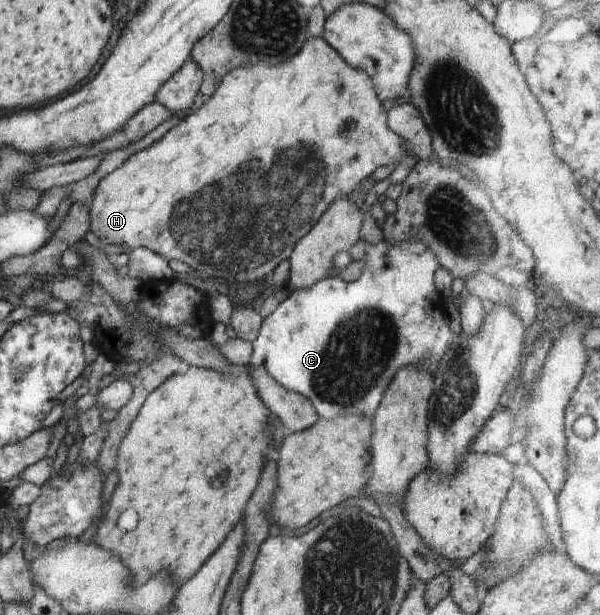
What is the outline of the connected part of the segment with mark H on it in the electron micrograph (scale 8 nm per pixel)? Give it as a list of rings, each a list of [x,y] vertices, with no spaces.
[[[310,35],[301,49],[291,57],[291,61],[287,60],[277,65],[263,63],[232,69],[225,74],[207,103],[191,111],[185,119],[169,129],[159,140],[133,153],[118,169],[100,179],[90,205],[90,237],[101,246],[101,241],[123,247],[127,245],[129,250],[141,246],[158,253],[167,261],[179,259],[194,269],[197,277],[210,279],[221,285],[264,282],[265,277],[277,267],[278,263],[289,259],[298,241],[311,231],[330,203],[341,196],[349,195],[352,189],[363,180],[371,178],[377,168],[391,166],[395,169],[408,158],[410,163],[416,160],[408,155],[403,137],[387,125],[382,101],[379,101],[375,86],[367,72],[349,65],[322,36]]]

